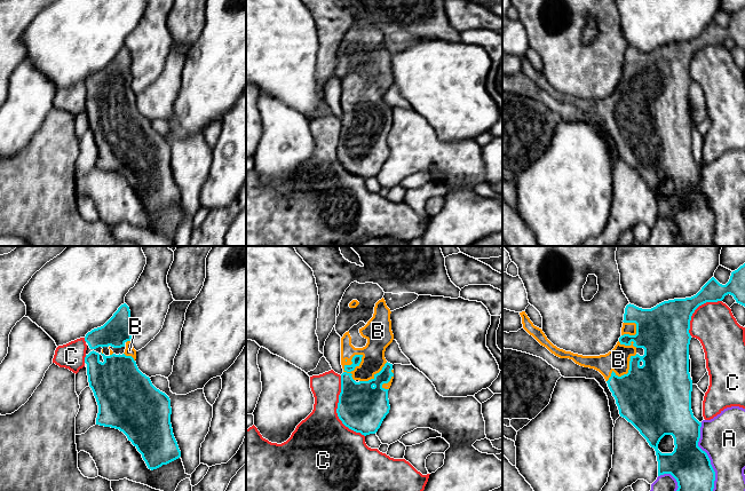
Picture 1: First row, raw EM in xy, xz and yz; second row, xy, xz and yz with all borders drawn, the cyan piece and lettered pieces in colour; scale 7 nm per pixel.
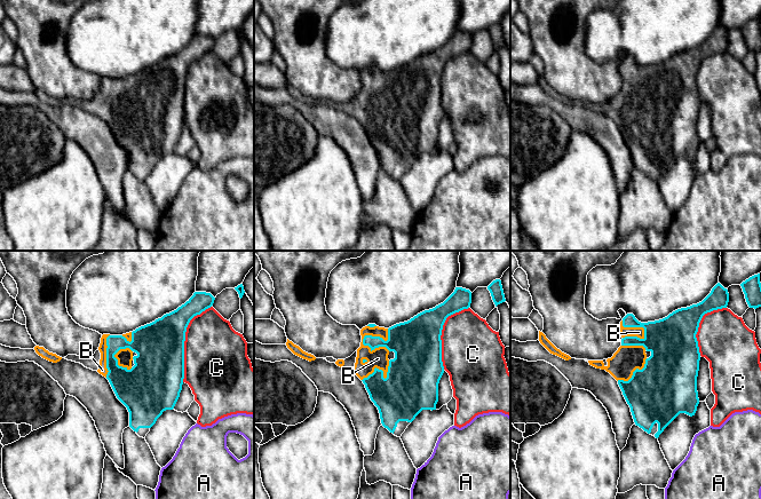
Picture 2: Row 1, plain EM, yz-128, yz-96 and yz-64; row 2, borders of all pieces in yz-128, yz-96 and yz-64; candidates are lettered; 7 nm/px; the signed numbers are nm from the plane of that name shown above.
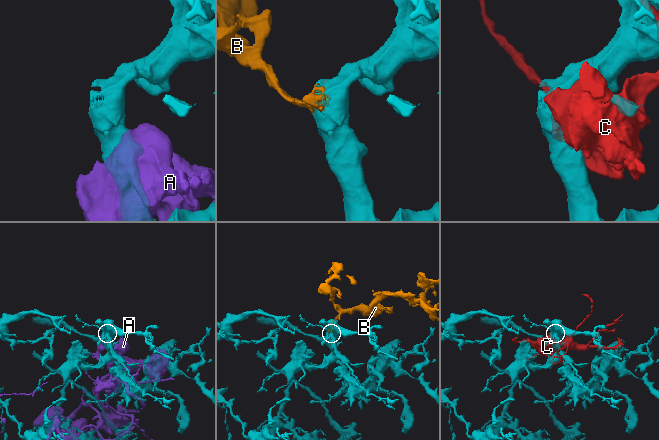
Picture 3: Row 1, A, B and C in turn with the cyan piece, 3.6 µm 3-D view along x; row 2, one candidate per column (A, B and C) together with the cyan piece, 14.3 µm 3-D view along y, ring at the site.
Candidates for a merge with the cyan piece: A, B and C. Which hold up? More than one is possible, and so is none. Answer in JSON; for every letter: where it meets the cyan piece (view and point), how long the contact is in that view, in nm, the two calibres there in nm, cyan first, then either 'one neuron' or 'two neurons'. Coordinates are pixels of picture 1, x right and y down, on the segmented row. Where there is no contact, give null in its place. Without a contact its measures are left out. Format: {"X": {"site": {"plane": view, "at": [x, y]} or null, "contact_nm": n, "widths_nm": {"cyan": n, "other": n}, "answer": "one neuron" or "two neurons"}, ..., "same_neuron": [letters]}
{"A": {"site": {"plane": "yz", "at": [707, 457]}, "contact_nm": 480, "widths_nm": {"cyan": 280, "other": 300}, "answer": "two neurons"}, "B": {"site": {"plane": "xz", "at": [355, 366]}, "contact_nm": 200, "widths_nm": {"cyan": 280, "other": 160}, "answer": "one neuron"}, "C": {"site": {"plane": "xz", "at": [337, 410]}, "contact_nm": 460, "widths_nm": {"cyan": 340, "other": 400}, "answer": "two neurons"}, "same_neuron": ["B"]}

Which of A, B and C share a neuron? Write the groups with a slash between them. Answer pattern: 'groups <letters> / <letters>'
groups A / B / C

